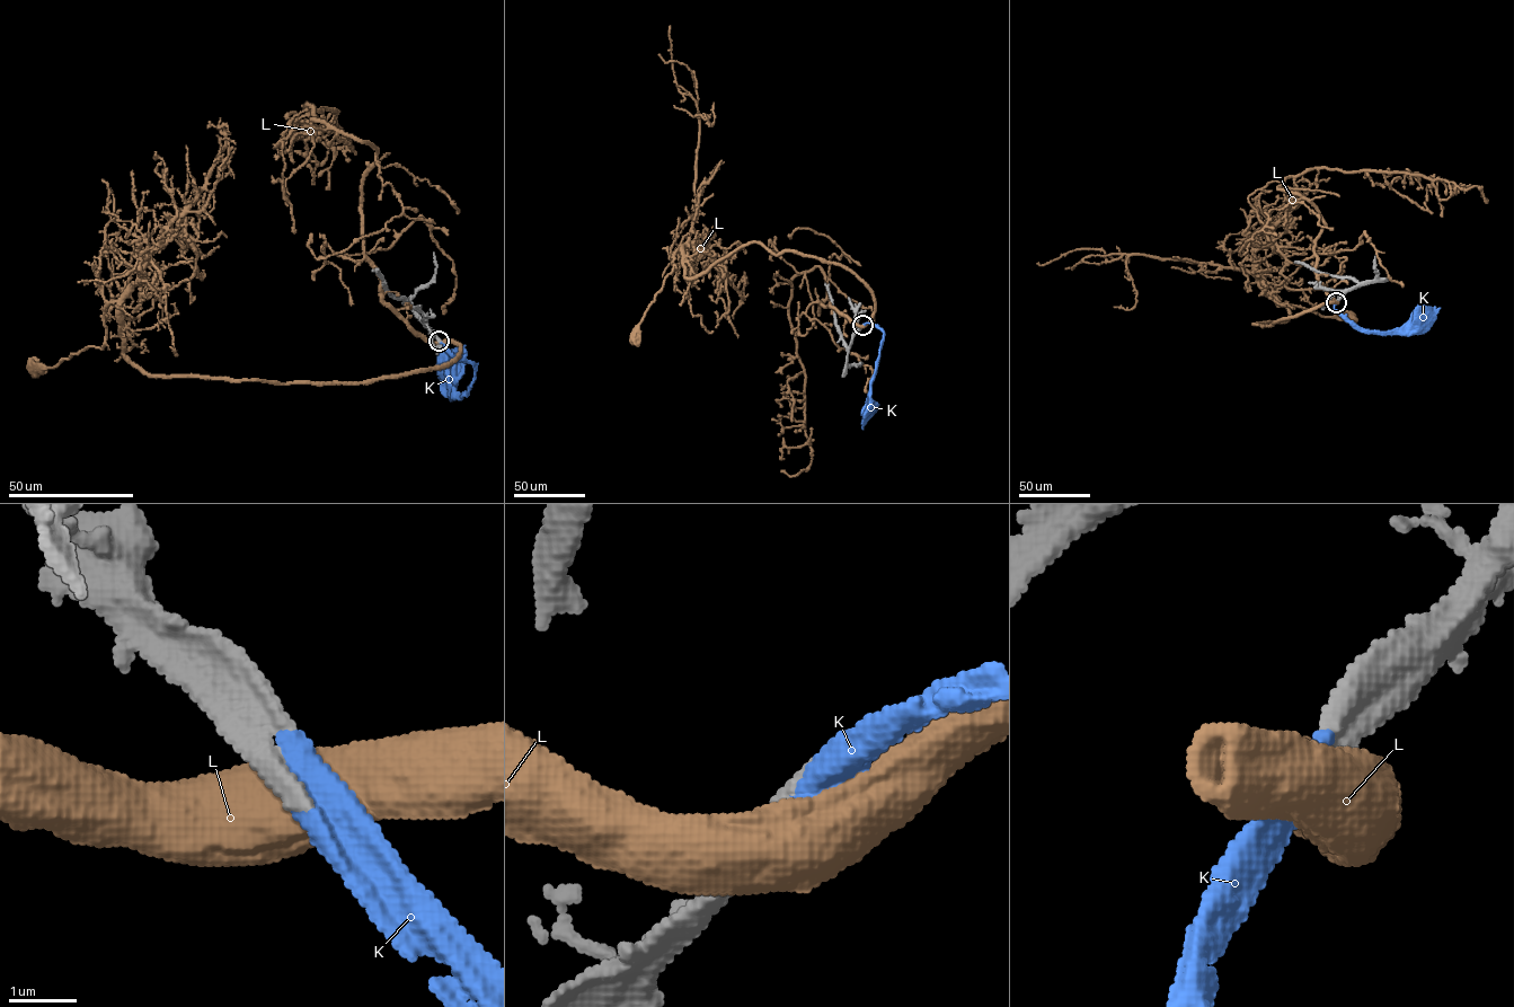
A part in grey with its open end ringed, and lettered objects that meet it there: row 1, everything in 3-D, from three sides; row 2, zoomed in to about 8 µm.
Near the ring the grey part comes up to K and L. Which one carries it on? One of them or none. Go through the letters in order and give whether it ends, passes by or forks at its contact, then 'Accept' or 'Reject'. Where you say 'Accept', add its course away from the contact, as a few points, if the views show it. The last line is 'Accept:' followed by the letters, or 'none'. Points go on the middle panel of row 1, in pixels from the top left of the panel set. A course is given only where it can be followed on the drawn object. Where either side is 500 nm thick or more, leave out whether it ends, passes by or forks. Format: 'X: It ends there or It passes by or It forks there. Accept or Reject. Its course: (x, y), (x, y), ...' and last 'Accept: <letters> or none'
K: It ends there. Accept. Its course: (862, 325), (875, 325), (884, 336), (868, 394), (869, 411)
L: Reject
Accept: K

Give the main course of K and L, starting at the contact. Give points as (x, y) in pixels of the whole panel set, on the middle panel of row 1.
K: (862, 325), (875, 325), (884, 336), (868, 394), (869, 411)
L: (862, 325), (874, 300), (855, 274), (752, 241), (685, 277), (679, 247), (634, 338)

